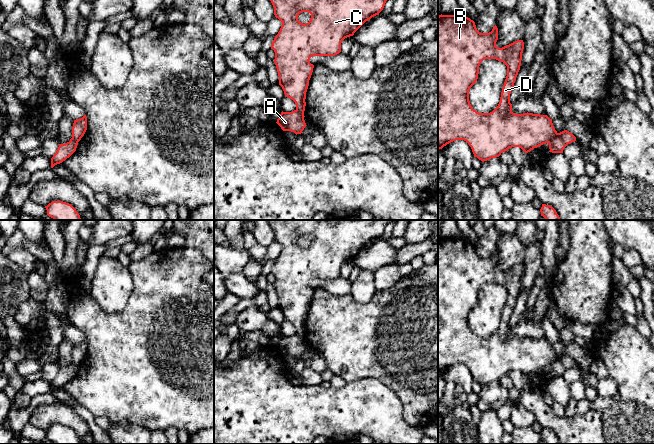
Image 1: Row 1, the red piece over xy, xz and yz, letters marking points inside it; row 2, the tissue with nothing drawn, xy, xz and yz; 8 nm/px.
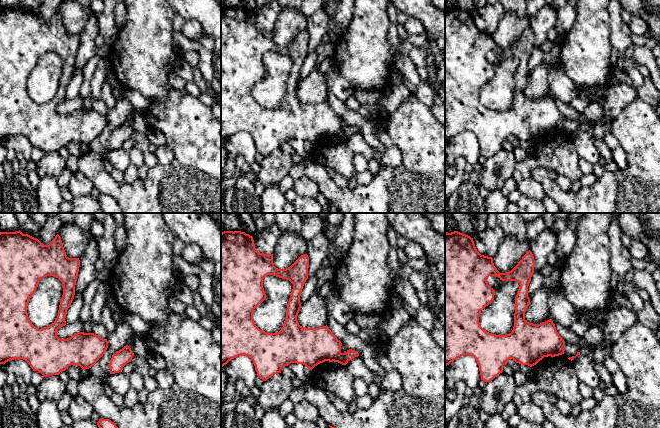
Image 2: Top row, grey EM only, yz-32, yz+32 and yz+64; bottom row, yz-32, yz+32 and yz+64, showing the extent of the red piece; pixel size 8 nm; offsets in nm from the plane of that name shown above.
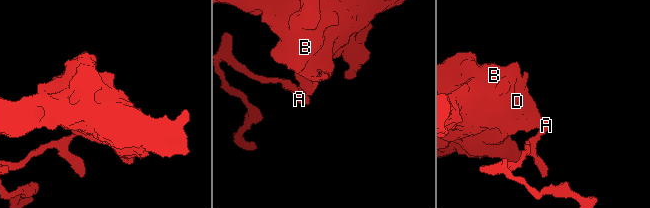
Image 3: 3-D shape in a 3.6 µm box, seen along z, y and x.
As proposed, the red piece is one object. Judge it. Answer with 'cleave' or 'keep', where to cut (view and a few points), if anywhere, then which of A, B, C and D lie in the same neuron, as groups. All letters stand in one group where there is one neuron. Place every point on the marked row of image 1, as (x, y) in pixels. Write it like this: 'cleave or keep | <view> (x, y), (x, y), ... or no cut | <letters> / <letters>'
cleave | yz (557, 133), (548, 143) | A / B C D

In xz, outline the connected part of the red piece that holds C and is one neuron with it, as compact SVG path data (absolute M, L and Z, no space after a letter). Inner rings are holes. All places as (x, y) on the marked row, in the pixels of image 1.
M270 0L274 7L274 15L282 22L280 31L275 36L271 49L275 52L274 63L279 76L279 85L285 97L292 99L296 110L304 114L306 106L306 92L314 65L310 63L312 56L335 56L341 52L342 41L354 33L372 17L379 15L387 0ZM302 12L311 14L308 23L301 23L298 16Z

